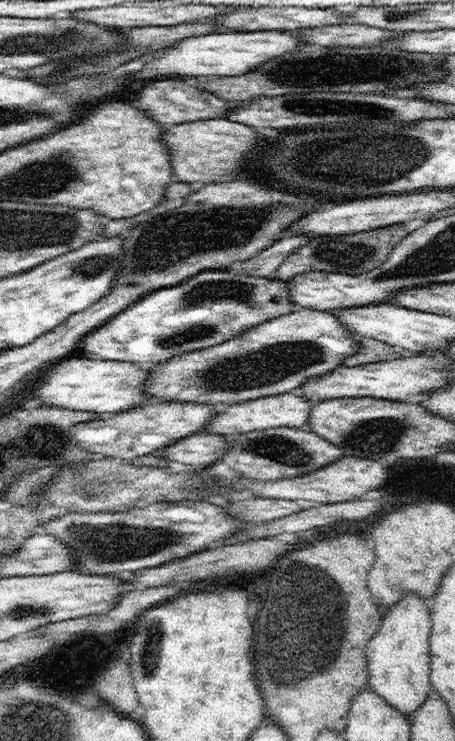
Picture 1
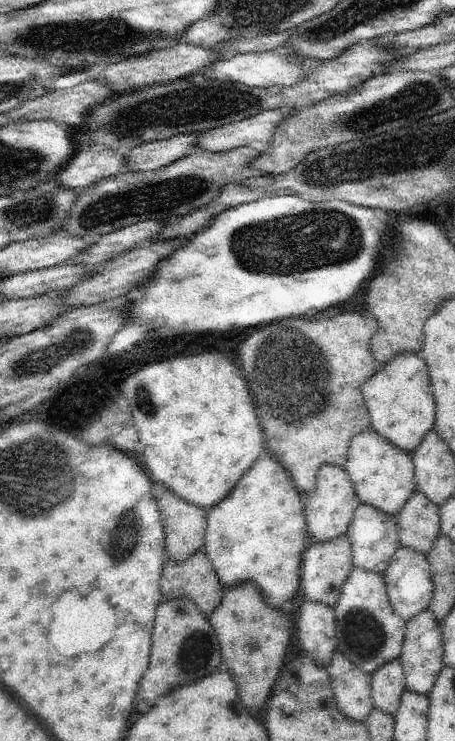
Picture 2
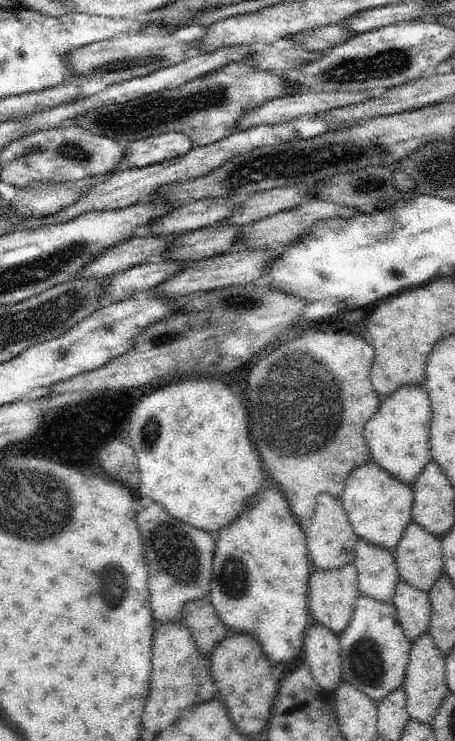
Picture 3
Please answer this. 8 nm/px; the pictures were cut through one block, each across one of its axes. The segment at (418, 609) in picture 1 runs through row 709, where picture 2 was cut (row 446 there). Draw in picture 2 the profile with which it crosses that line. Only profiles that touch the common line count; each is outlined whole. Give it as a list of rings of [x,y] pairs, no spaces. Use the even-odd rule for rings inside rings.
[[[396,354],[394,360],[382,365],[382,370],[364,384],[362,394],[372,430],[382,434],[390,444],[412,454],[422,438],[434,428],[434,396],[426,362],[418,354]]]

